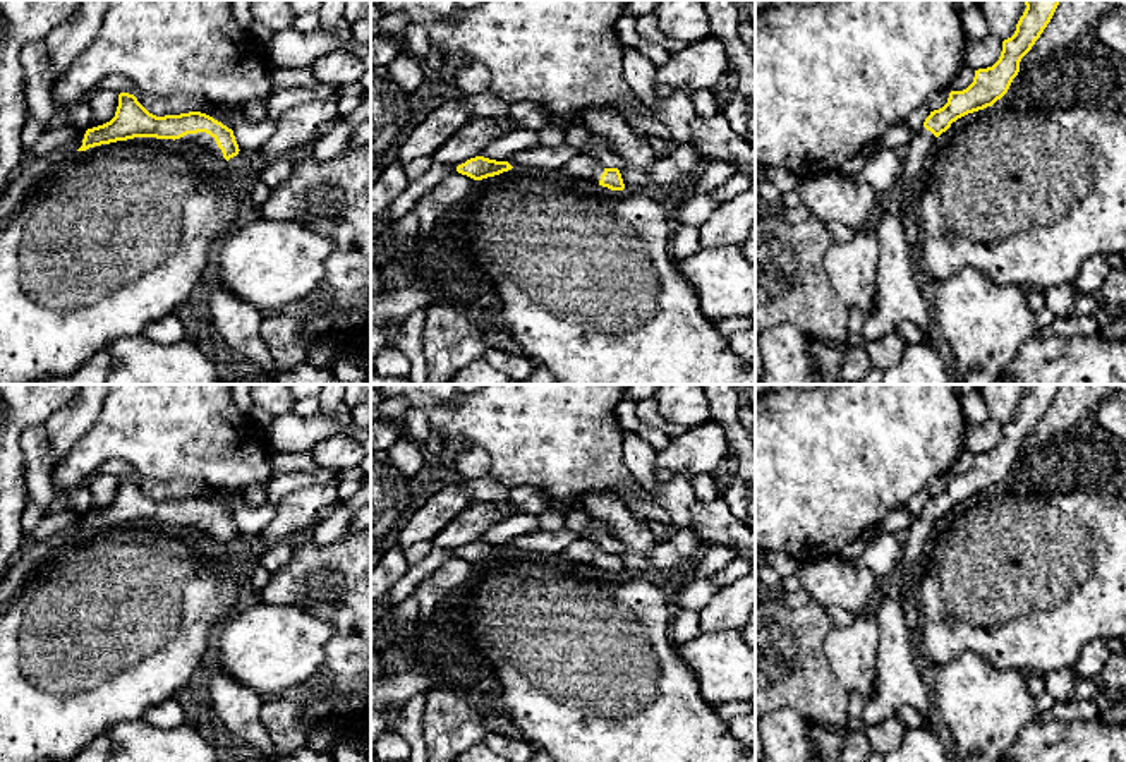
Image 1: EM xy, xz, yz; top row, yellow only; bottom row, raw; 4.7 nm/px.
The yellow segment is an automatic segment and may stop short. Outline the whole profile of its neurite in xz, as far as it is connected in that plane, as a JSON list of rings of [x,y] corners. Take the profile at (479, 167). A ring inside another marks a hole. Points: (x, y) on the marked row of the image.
[[[475,156],[458,165],[457,172],[474,180],[482,180],[508,172],[512,168],[513,166],[508,161],[496,161],[484,156]]]

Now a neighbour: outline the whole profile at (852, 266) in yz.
[[[872,225],[858,228],[851,240],[836,240],[826,252],[824,271],[841,302],[867,316],[879,271],[879,240]]]

